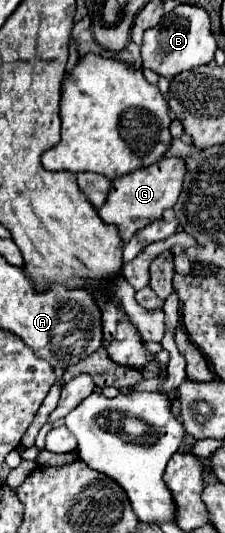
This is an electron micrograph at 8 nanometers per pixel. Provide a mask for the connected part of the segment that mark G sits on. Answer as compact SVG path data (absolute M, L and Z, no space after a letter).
M172 156L172 158L160 160L158 164L154 164L150 168L142 168L128 176L116 178L106 204L100 208L100 218L108 224L116 224L122 244L126 244L134 236L134 232L138 232L146 224L158 220L166 208L172 208L176 204L176 200L184 188L186 172L188 172L188 168L184 164L184 158Z

